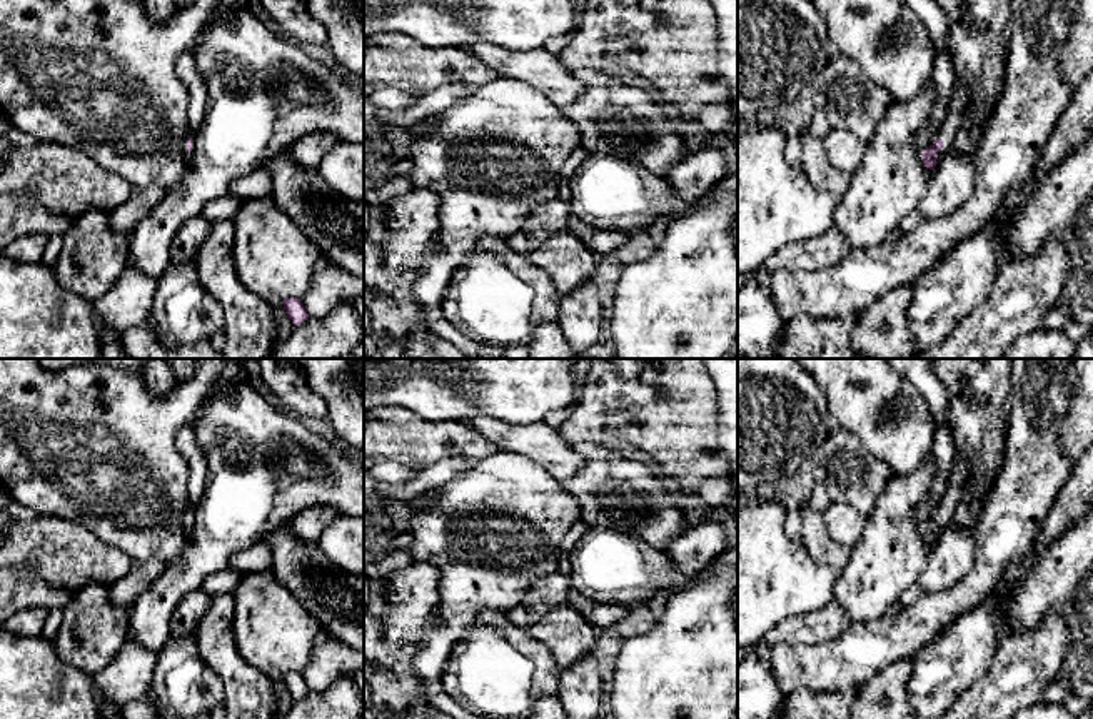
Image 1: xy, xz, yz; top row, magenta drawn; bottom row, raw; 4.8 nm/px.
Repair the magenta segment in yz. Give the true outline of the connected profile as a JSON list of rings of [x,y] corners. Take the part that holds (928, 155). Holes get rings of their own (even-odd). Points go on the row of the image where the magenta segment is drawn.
[[[956,78],[951,100],[949,100],[949,112],[938,132],[938,137],[928,148],[921,150],[921,160],[926,168],[934,170],[938,150],[944,143],[953,142],[956,132],[963,123],[963,113],[966,110],[966,103],[968,103],[966,83],[965,80]]]

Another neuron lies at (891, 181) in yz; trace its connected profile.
[[[933,85],[911,100],[893,100],[864,143],[861,165],[834,214],[849,250],[883,244],[924,199],[933,170],[924,167],[914,135],[934,102]]]

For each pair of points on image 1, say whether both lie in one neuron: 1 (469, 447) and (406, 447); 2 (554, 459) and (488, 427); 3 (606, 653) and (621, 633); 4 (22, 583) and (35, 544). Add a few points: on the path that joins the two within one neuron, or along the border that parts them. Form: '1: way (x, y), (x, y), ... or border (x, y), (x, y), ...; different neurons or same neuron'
1: way (454, 447), (421, 447); same neuron
2: way (538, 442), (504, 436); same neuron
3: way (606, 648), (616, 638); same neuron
4: border (17, 568), (27, 568), (60, 589); different neurons

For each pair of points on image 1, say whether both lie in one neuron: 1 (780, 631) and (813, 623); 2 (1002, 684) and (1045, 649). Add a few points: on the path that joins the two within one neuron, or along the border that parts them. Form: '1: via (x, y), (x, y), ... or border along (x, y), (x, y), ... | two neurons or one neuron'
1: via (788, 631), (805, 629) | one neuron
2: via (1012, 681), (1035, 658) | one neuron

